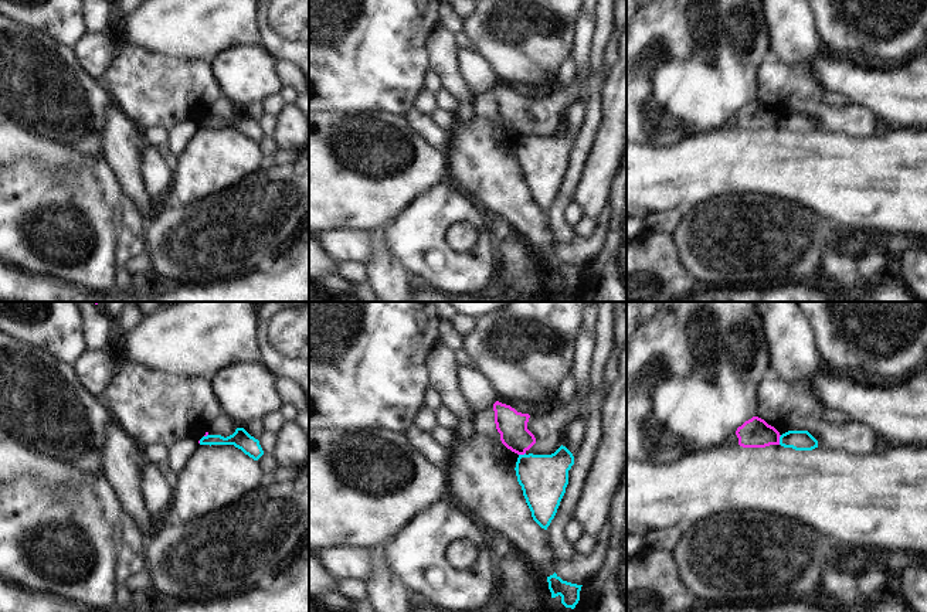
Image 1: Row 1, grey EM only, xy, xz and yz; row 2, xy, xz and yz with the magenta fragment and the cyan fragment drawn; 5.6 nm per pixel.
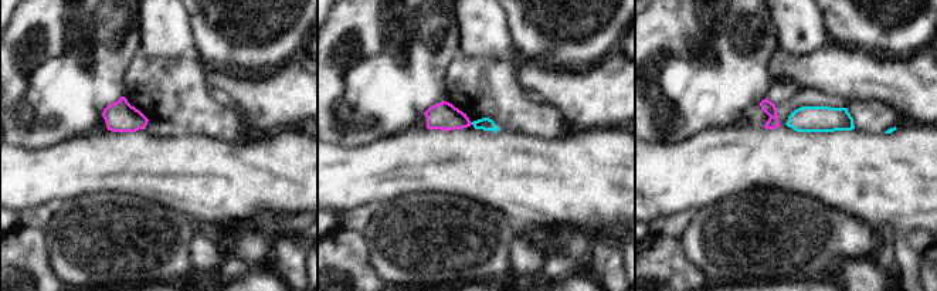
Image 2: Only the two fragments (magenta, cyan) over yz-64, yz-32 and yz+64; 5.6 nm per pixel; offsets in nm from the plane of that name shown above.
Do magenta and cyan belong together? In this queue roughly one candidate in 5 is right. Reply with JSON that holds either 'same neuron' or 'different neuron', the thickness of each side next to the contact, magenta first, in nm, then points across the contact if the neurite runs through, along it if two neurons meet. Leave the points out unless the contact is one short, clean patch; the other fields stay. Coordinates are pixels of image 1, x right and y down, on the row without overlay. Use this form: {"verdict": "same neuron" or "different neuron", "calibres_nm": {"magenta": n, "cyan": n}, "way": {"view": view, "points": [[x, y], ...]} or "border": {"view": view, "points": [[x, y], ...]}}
{"verdict": "different neuron", "calibres_nm": {"magenta": 170, "cyan": 110}, "border": {"view": "yz", "points": [[781, 118], [778, 126]]}}

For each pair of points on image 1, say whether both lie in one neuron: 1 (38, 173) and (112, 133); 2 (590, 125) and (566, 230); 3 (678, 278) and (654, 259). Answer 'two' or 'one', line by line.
1: two
2: one
3: one

